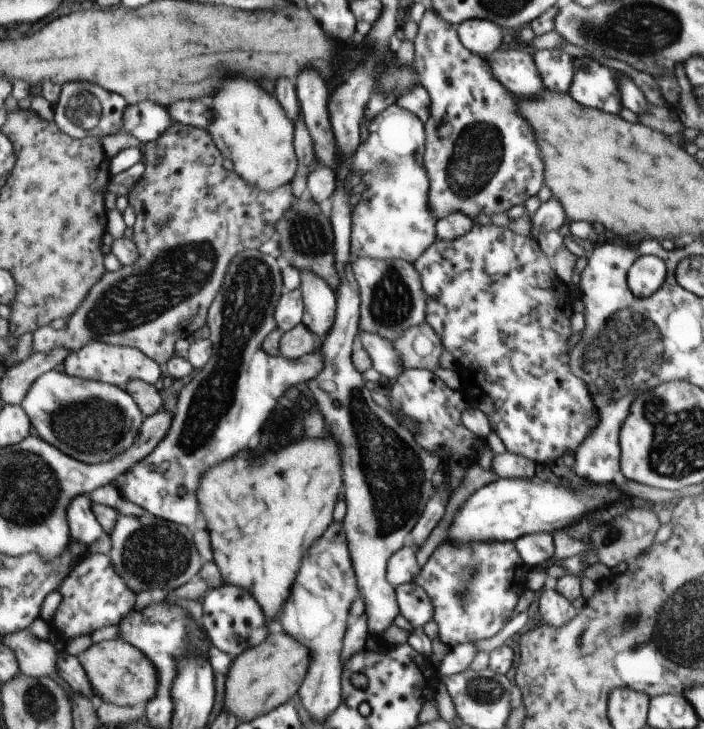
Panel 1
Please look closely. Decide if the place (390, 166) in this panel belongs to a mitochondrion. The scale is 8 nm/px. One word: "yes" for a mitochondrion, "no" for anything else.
yes

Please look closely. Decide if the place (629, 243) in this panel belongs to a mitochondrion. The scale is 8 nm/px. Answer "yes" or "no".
no

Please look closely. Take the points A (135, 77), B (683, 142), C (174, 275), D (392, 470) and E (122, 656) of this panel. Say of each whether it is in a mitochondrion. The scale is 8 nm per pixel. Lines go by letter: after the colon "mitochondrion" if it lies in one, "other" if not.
A: other
B: other
C: mitochondrion
D: mitochondrion
E: other

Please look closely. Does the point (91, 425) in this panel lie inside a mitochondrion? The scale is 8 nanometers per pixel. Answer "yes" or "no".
yes

